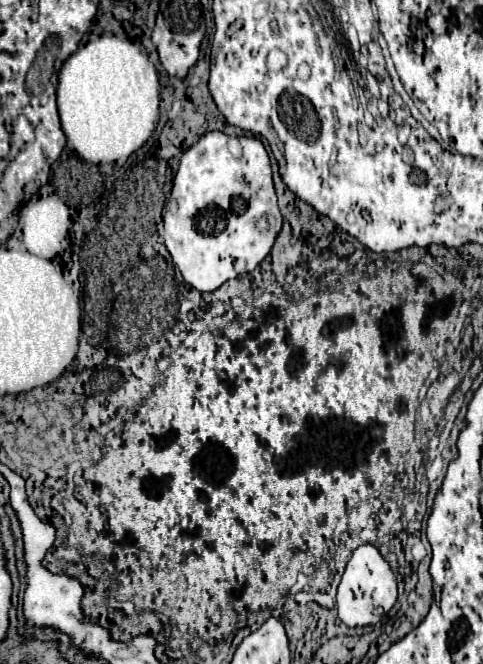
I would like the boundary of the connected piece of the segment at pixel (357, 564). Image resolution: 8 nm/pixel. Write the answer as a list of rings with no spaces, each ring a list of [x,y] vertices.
[[[364,543],[360,545],[342,575],[338,595],[336,595],[336,605],[338,605],[338,617],[348,625],[348,627],[364,627],[364,625],[374,625],[378,623],[396,603],[396,577],[382,557],[380,549],[376,545]]]

